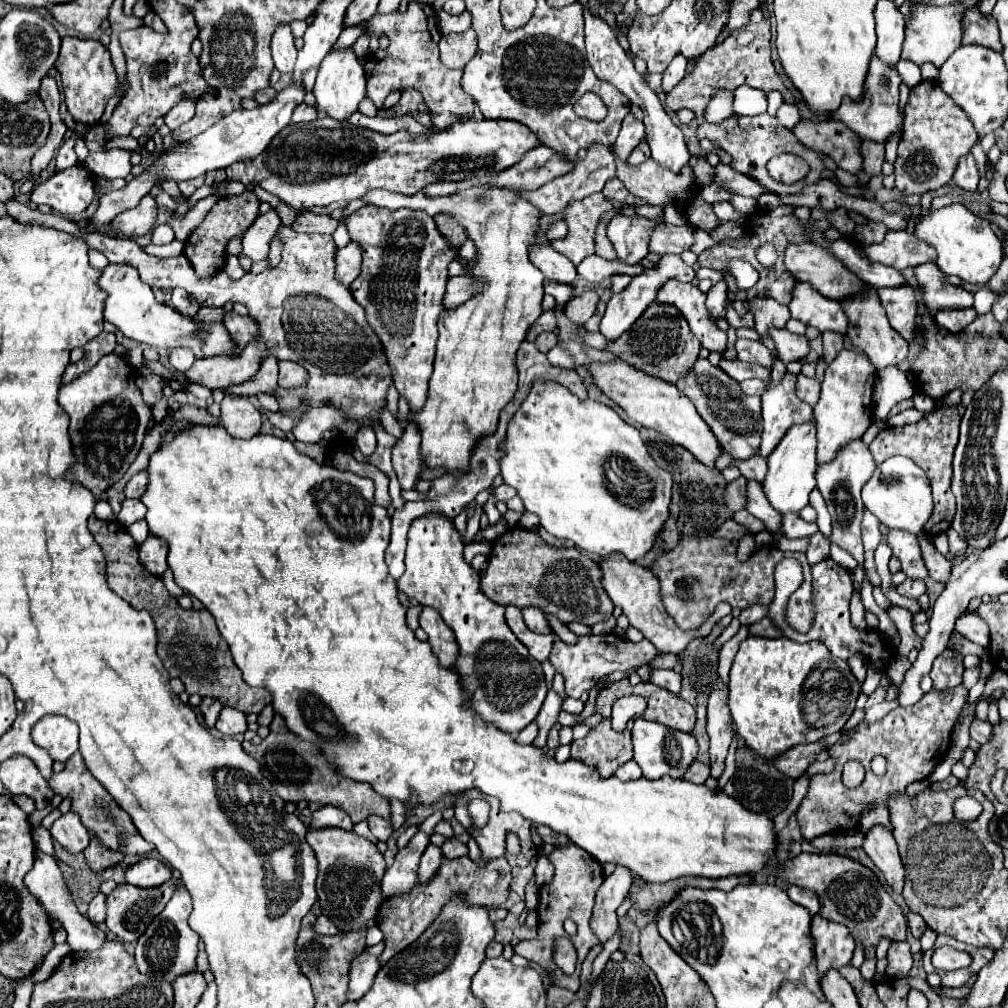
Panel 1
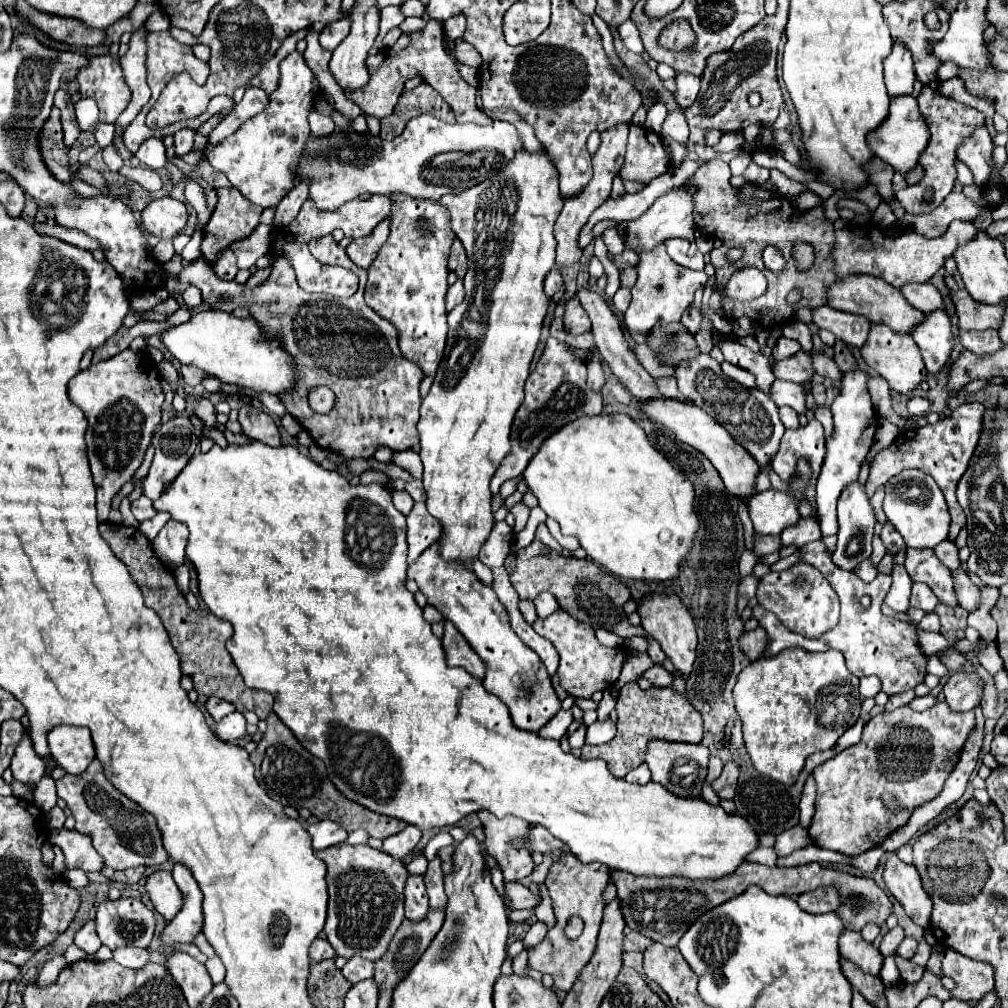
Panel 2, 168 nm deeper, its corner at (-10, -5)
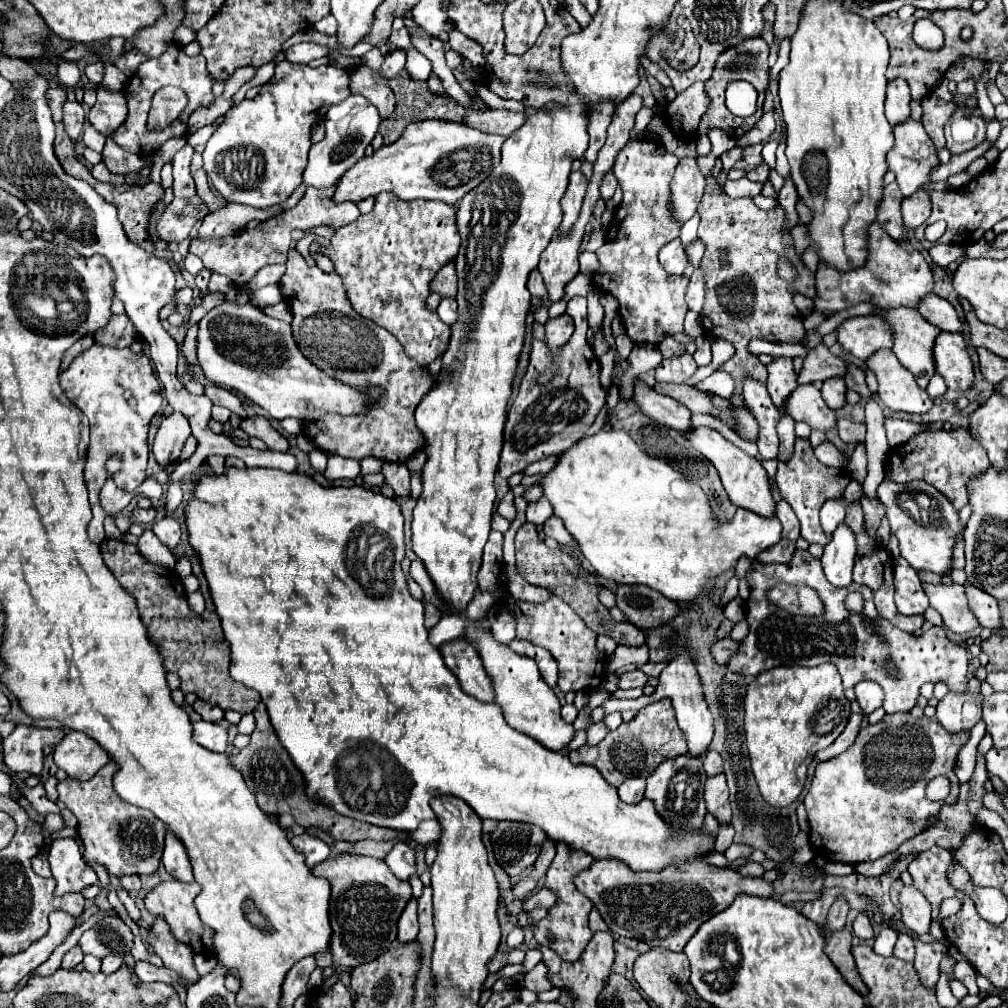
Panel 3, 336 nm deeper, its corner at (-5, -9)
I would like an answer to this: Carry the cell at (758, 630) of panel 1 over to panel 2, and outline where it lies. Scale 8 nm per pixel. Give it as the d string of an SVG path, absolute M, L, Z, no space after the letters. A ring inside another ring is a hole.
M758 627L754 631L746 631L742 637L740 637L740 649L744 651L744 655L750 659L750 661L756 661L758 657L764 655L766 647L770 645L770 639L768 639L768 633Z

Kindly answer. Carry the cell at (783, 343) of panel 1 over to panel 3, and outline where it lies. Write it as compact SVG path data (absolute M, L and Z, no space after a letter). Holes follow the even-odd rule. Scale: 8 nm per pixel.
M835 377L835 379L823 381L821 395L823 395L823 401L827 403L829 409L837 411L837 409L845 407L845 393L847 393L847 387L845 387L845 381L843 379Z

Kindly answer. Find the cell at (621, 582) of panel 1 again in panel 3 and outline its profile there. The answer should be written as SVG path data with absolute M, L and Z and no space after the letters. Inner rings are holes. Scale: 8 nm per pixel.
M673 649L673 653L675 653L675 657L663 669L655 693L650 696L642 695L636 699L607 699L603 703L603 707L605 707L607 713L611 713L611 711L625 711L625 709L639 711L639 709L659 701L659 699L671 699L673 709L675 709L675 717L677 717L677 723L679 723L679 729L683 731L687 747L689 747L689 755L703 757L709 751L709 745L711 745L711 739L713 739L713 717L711 717L711 711L709 711L707 703L705 703L701 679L697 675L697 669L695 669L689 653L681 651L681 649Z

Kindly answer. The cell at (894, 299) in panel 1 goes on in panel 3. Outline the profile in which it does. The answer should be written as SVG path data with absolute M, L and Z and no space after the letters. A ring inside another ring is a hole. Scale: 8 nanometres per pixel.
M943 331L933 347L937 373L945 379L949 389L967 391L973 387L973 363L967 353L965 339L959 333Z

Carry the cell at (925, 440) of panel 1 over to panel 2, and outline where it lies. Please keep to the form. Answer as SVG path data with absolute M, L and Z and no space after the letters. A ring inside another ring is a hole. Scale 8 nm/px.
M976 401L962 403L960 407L956 407L952 411L950 417L944 417L934 425L926 425L926 427L920 427L920 429L904 431L892 445L884 447L874 457L874 461L870 465L870 477L866 481L868 495L874 495L876 487L884 485L888 479L892 479L894 475L898 475L904 469L920 469L920 471L928 473L938 483L938 487L942 489L942 493L946 497L948 511L950 511L950 517L952 517L948 539L954 542L960 533L960 529L966 525L964 511L962 511L960 503L956 501L956 485L958 485L960 477L964 475L964 471L968 467L968 461L970 461L970 457L974 453L974 447L978 443L982 413L984 413L984 405L982 403L976 403Z

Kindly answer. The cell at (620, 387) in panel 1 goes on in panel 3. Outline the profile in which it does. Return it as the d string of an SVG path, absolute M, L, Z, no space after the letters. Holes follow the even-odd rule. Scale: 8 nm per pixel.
M699 427L699 429L693 429L685 435L687 435L687 441L691 441L691 445L715 465L715 469L719 471L719 477L723 481L723 487L735 507L749 509L749 511L753 511L761 517L767 517L767 519L775 517L777 501L771 495L769 477L767 477L767 471L763 469L761 461L757 461L755 457L749 457L739 447L735 447L731 441L727 441L721 433L709 429L709 427Z

